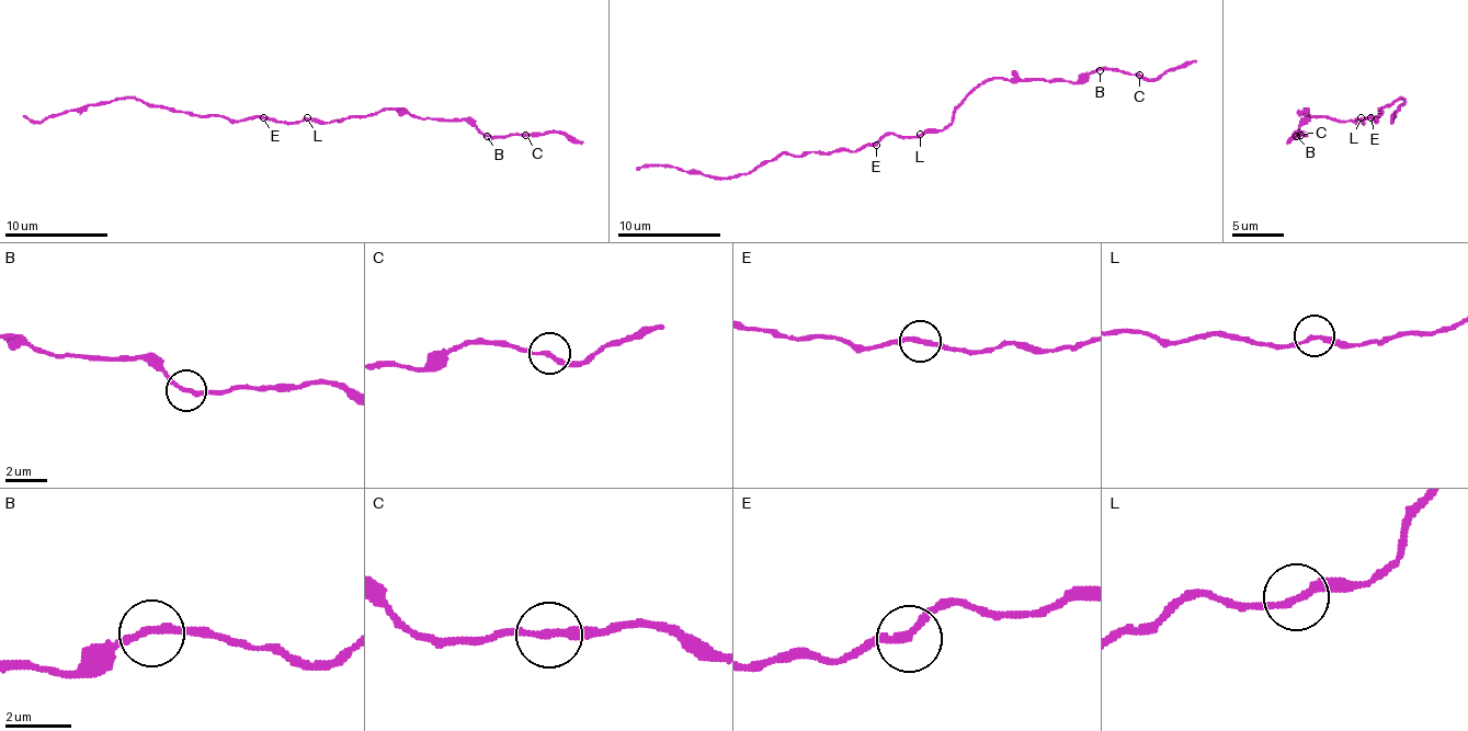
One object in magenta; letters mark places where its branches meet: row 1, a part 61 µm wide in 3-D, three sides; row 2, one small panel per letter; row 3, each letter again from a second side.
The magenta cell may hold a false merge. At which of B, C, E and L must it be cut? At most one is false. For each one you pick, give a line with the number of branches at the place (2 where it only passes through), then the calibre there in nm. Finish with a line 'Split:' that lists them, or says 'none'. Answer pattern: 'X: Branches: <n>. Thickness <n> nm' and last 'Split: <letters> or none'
Split: none

